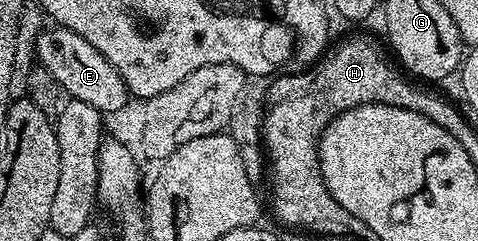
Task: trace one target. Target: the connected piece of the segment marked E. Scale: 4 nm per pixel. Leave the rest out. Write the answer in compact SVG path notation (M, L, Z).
M59 27L45 28L37 37L34 57L39 68L50 71L50 75L58 79L61 90L71 100L90 103L90 107L94 107L101 115L116 113L130 101L126 83L122 75L118 75L114 63L110 63L102 51L90 47L82 35L74 35L74 31Z

